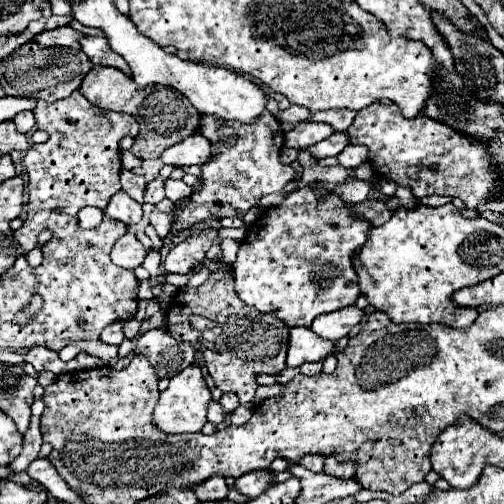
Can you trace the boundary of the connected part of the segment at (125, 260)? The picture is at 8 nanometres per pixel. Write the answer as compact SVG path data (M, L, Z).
M126 233L122 235L116 245L112 247L112 253L110 253L112 261L118 265L118 267L124 267L124 269L136 269L142 265L144 257L146 257L146 249L142 247L142 243L132 235L132 233Z

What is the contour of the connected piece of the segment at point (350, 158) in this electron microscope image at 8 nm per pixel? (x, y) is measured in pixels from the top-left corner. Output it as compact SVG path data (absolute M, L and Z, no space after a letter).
M348 145L340 155L338 155L340 165L344 167L358 167L368 161L368 147L366 145Z

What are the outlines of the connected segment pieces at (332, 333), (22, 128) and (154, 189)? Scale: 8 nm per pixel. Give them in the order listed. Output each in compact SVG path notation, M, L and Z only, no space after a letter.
M352 305L348 309L338 309L338 311L316 317L316 321L312 323L310 329L318 337L324 337L328 341L338 341L340 337L346 337L350 333L350 329L362 321L364 315L366 315L366 309Z
M24 111L24 113L18 113L14 119L14 125L20 133L30 133L32 127L36 125L36 119L34 119L34 113L32 111Z
M156 177L156 179L148 185L146 195L144 195L144 201L146 201L146 203L156 205L156 203L160 203L160 201L164 199L164 181L166 181L166 177Z

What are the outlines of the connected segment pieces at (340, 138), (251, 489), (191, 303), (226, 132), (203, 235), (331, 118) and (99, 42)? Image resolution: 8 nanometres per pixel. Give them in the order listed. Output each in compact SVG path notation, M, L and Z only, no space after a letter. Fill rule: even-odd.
M332 133L328 139L308 147L308 151L312 153L312 157L316 159L324 159L324 157L332 157L332 155L338 155L346 145L348 145L348 135L346 133Z
M264 469L264 473L256 471L256 473L246 473L244 477L236 479L236 489L240 493L244 493L246 497L254 499L258 495L262 495L266 489L270 489L276 483L276 473Z
M220 267L216 273L210 275L210 279L200 287L188 287L176 293L176 297L170 303L168 309L168 331L178 341L190 341L196 345L196 341L202 337L204 341L210 341L218 347L218 351L202 349L206 367L210 377L214 379L216 387L222 391L236 393L240 397L240 403L250 403L254 399L256 389L260 387L256 377L260 373L266 375L278 375L286 367L286 347L288 347L288 325L282 321L262 315L250 305L242 303L236 297L234 291L234 277L232 269ZM192 315L202 315L214 323L212 329L198 331L190 325Z
M264 111L264 115L252 125L240 125L238 121L224 121L206 115L202 117L200 133L212 143L212 159L202 167L202 185L194 187L192 203L178 213L170 233L192 227L202 219L242 217L262 195L280 191L296 177L296 171L282 165L278 159L284 147L284 131L280 121L276 121L268 111Z
M208 227L196 231L186 241L174 245L166 259L164 259L164 271L166 273L188 273L190 267L198 261L206 259L208 249L218 241L218 229Z
M332 109L332 111L316 111L310 119L312 121L324 121L334 131L346 131L356 117L356 111L352 109Z
M82 37L82 51L90 57L94 65L104 65L104 67L116 67L122 73L130 75L128 63L110 49L106 37Z

